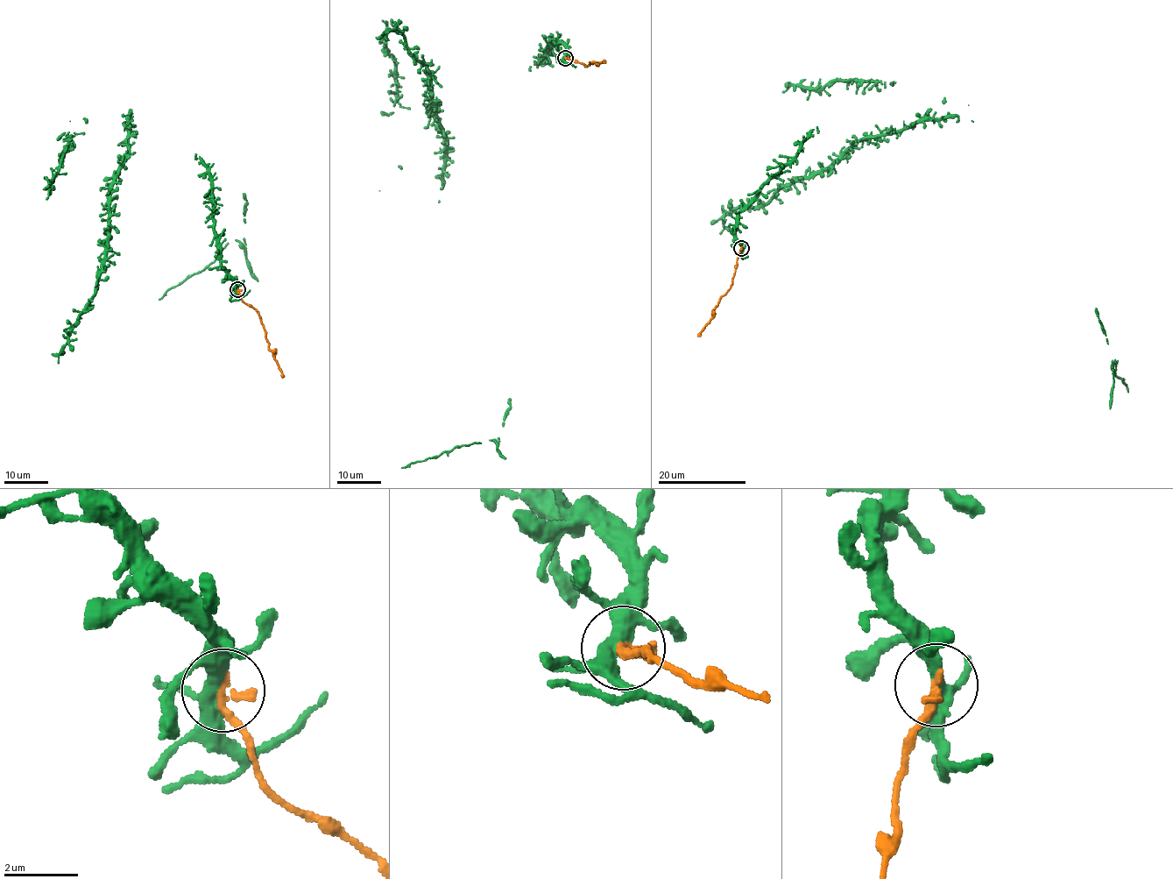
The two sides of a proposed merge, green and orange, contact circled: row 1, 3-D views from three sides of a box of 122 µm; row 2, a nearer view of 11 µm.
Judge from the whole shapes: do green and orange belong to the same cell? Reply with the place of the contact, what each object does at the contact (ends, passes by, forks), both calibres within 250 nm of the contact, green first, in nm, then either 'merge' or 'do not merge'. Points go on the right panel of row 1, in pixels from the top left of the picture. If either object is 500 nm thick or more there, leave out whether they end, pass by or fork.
(741, 248) | green forks | orange ends | 320/280 nm | do not merge

